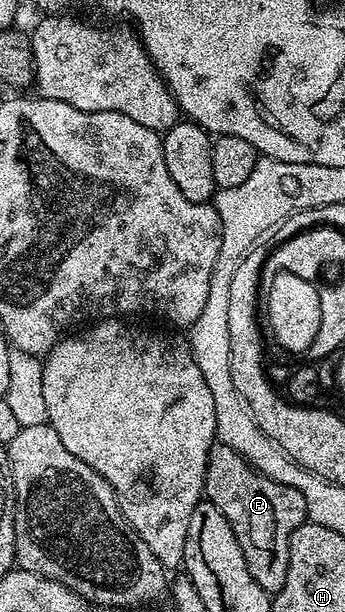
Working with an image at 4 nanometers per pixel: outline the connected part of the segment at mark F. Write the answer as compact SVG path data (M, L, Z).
M218 442L211 447L209 462L207 463L207 477L203 486L206 499L211 500L213 506L217 506L217 510L221 510L221 514L225 514L229 526L233 526L233 534L237 534L237 542L241 546L241 554L245 554L245 562L249 566L249 574L253 574L253 578L257 578L257 586L261 586L261 590L265 590L268 594L279 592L281 586L285 586L285 574L289 570L289 538L293 534L293 530L297 530L297 526L301 526L307 520L307 507L305 506L305 498L301 494L301 490L297 490L293 486L285 486L273 478L265 478L265 474L261 474L257 469L251 467L251 463L243 455L239 452L234 452L229 446Z

